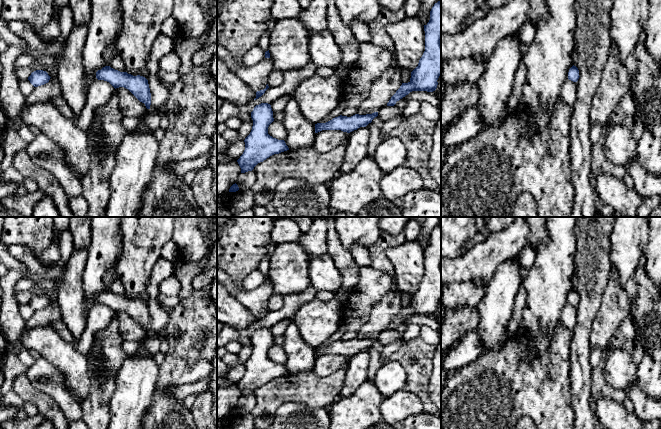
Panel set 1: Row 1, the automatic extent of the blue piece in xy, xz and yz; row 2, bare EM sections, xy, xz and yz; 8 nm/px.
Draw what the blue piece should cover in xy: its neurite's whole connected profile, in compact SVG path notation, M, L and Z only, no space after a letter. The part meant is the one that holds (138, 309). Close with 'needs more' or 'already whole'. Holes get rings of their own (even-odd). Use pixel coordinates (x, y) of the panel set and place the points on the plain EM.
M105 290L96 296L96 302L109 306L115 313L119 311L128 313L140 326L145 328L147 333L150 333L151 317L145 301L133 300Z; already whole

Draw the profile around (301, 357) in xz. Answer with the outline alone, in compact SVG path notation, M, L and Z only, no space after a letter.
M293 322L283 334L282 347L287 354L284 365L290 374L312 372L316 358L315 348L302 340L299 329Z

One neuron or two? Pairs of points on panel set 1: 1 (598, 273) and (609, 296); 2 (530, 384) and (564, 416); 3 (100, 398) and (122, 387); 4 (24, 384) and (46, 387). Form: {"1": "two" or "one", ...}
{"1": "two", "2": "one", "3": "two", "4": "two"}

